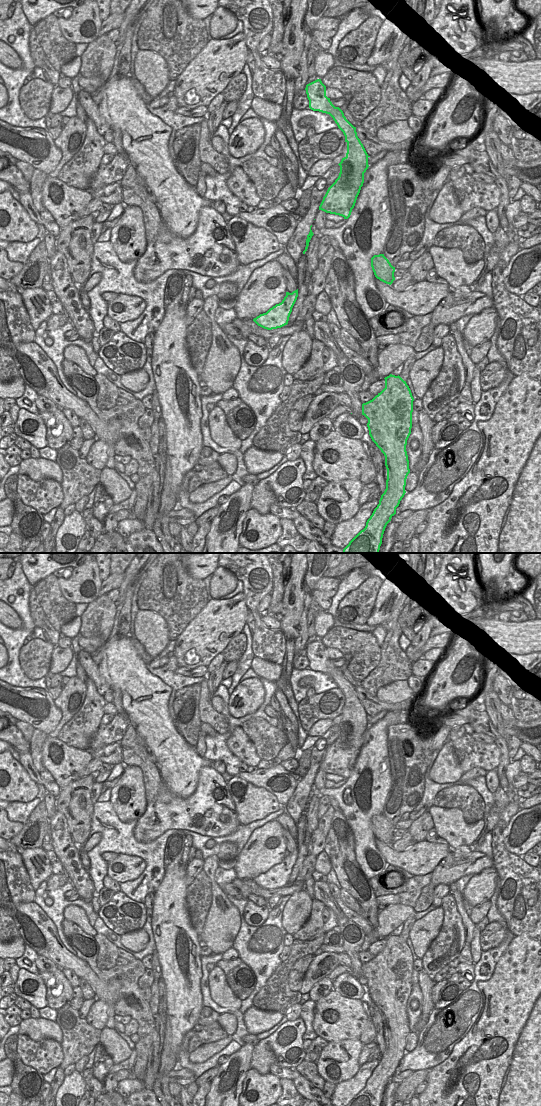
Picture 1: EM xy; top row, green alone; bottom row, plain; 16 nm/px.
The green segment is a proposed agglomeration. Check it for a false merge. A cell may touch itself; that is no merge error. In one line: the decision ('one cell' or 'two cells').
two cells

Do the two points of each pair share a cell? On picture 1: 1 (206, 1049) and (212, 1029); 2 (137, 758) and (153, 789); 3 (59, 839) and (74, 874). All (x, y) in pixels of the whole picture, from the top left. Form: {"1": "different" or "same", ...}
{"1": "different", "2": "same", "3": "same"}

